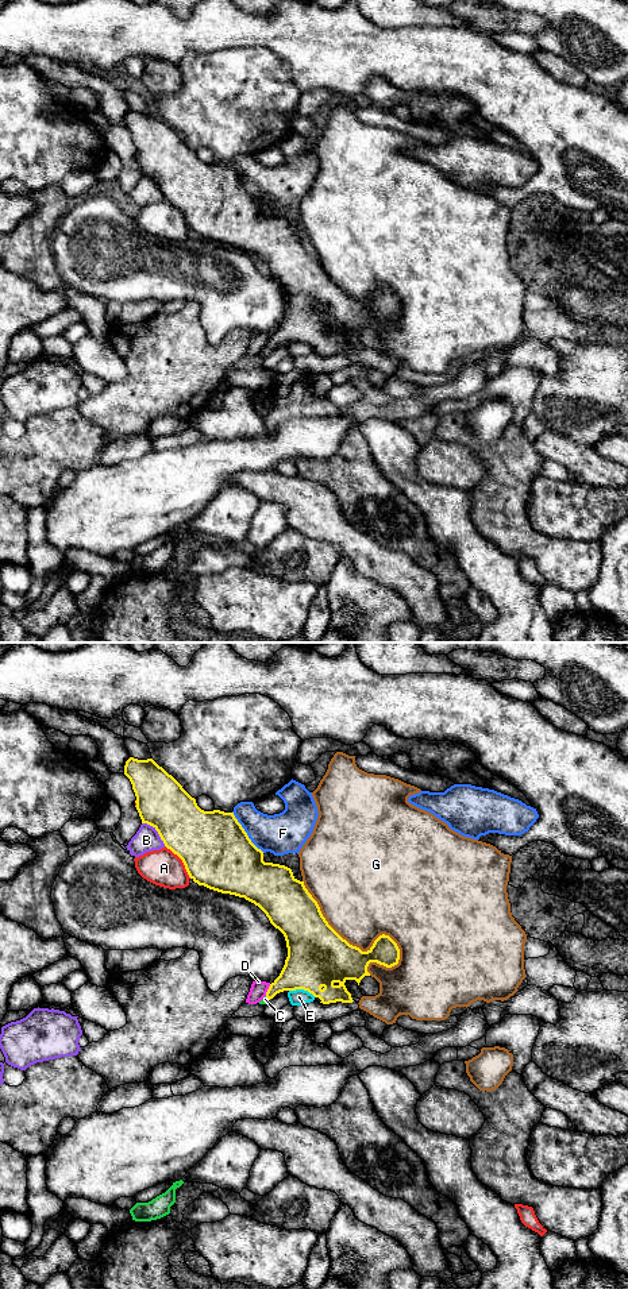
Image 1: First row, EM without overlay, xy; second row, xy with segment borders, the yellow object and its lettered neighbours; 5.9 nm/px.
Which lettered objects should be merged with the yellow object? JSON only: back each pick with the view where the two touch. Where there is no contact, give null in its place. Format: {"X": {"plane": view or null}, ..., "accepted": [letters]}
{"C": {"plane": "xy"}, "accepted": ["C"]}

